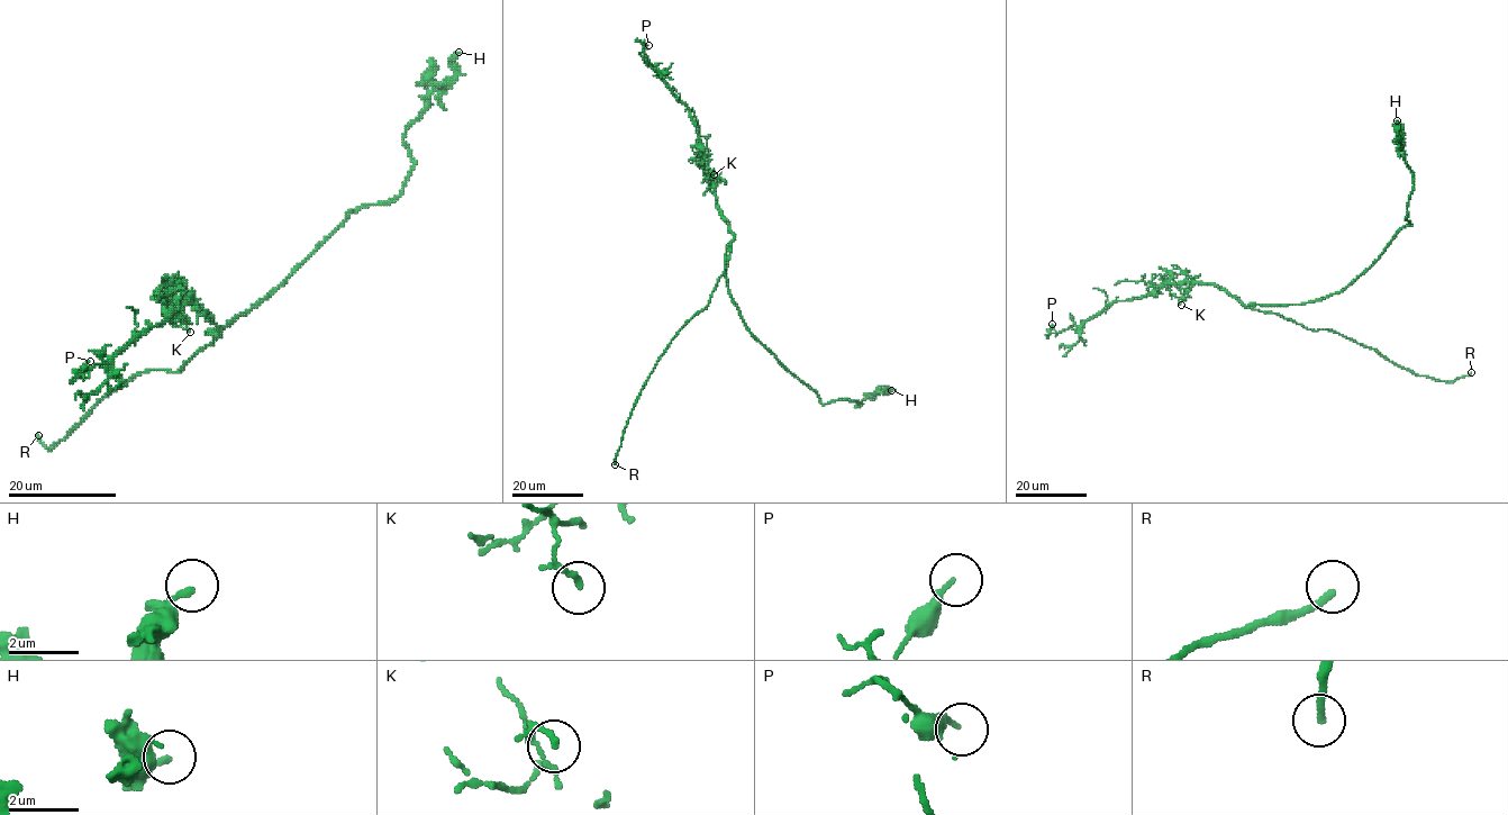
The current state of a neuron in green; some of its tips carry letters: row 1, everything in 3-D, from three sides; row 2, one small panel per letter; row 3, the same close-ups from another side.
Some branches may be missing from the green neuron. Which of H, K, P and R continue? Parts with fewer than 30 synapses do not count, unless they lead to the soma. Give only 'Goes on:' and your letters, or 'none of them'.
Goes on: R

